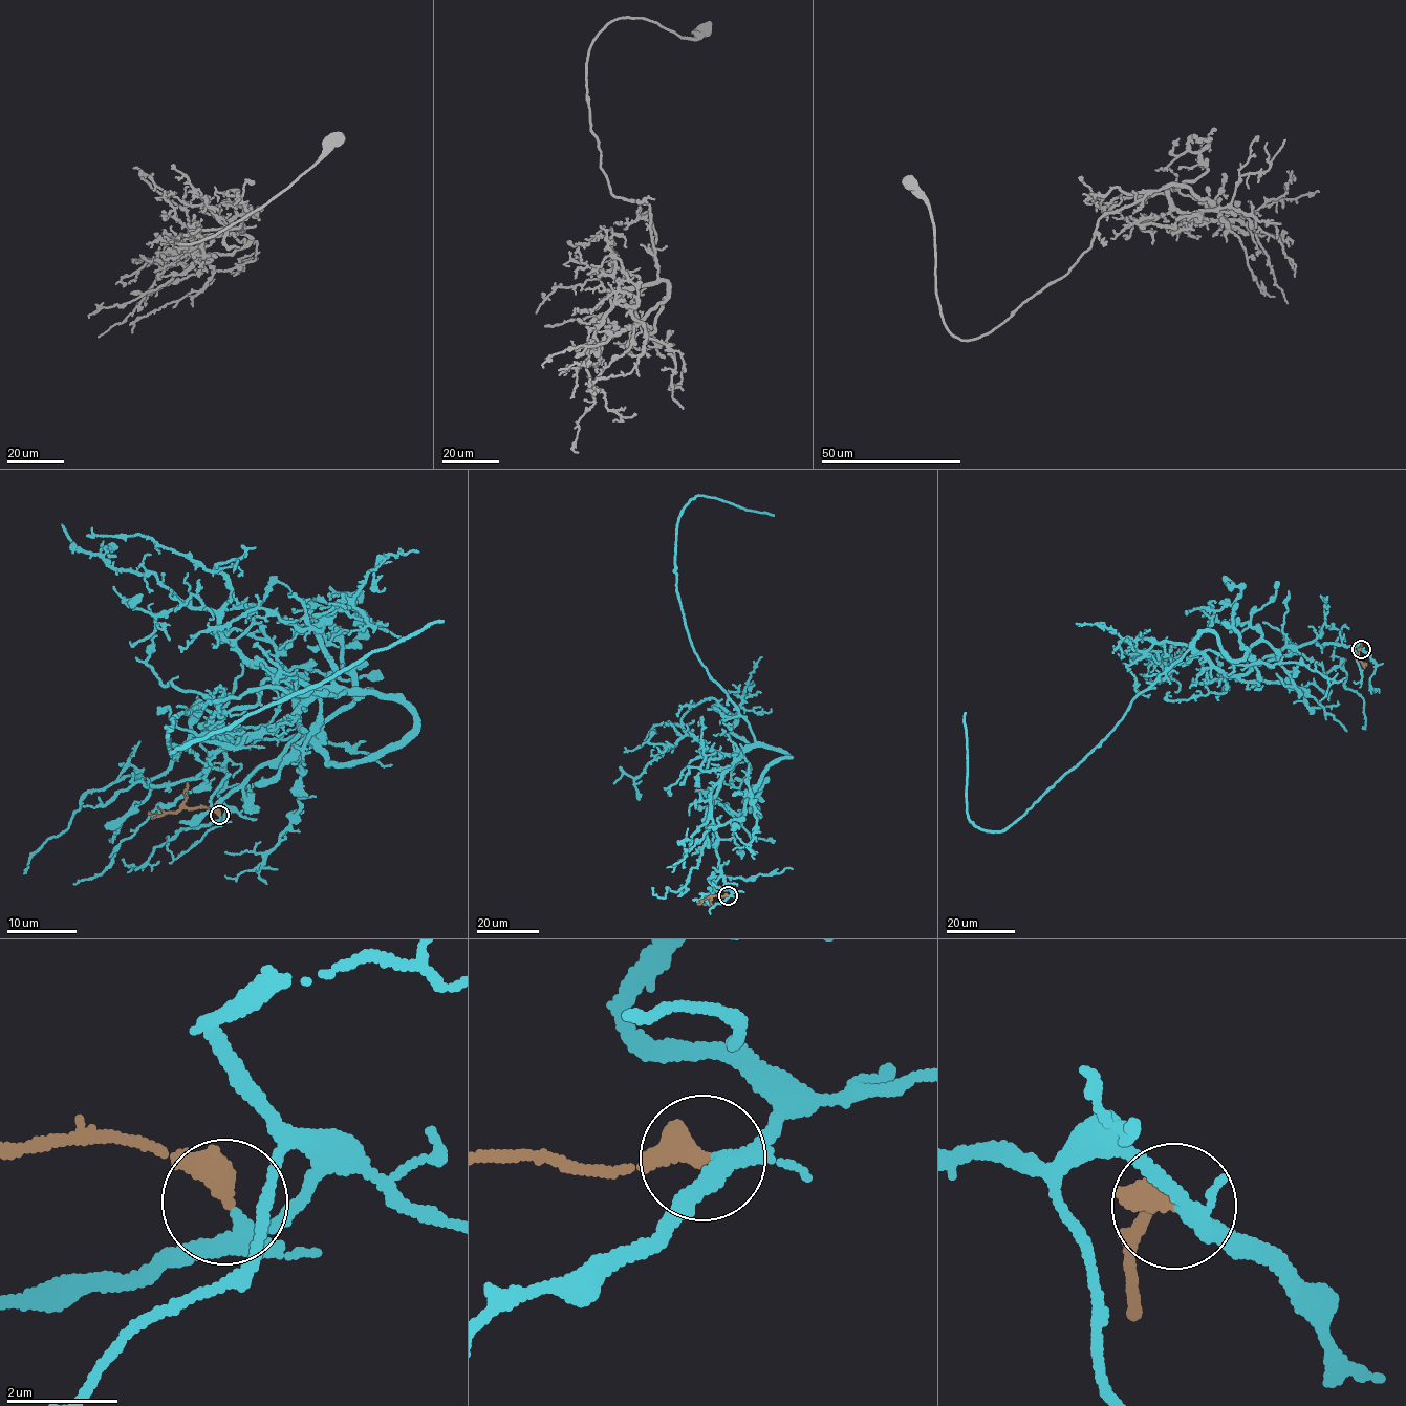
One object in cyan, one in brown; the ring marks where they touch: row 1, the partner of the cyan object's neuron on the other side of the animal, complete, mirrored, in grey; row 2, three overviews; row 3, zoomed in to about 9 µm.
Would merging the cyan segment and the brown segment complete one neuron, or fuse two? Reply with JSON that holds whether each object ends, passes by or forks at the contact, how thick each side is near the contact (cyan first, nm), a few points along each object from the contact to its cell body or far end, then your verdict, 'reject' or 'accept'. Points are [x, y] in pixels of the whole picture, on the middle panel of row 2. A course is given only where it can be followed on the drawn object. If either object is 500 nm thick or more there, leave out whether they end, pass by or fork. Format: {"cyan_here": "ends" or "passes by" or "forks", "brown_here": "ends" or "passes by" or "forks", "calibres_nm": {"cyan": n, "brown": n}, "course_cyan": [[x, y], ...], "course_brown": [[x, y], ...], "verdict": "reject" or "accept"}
{"cyan_here": "forks", "brown_here": "ends", "calibres_nm": {"cyan": 200, "brown": 440}, "course_cyan": [[728, 895], [713, 797], [723, 771], [755, 741], [692, 645], [676, 590], [677, 523], [698, 495], [774, 515]], "course_brown": [[728, 895], [710, 895], [697, 903]], "verdict": "accept"}

